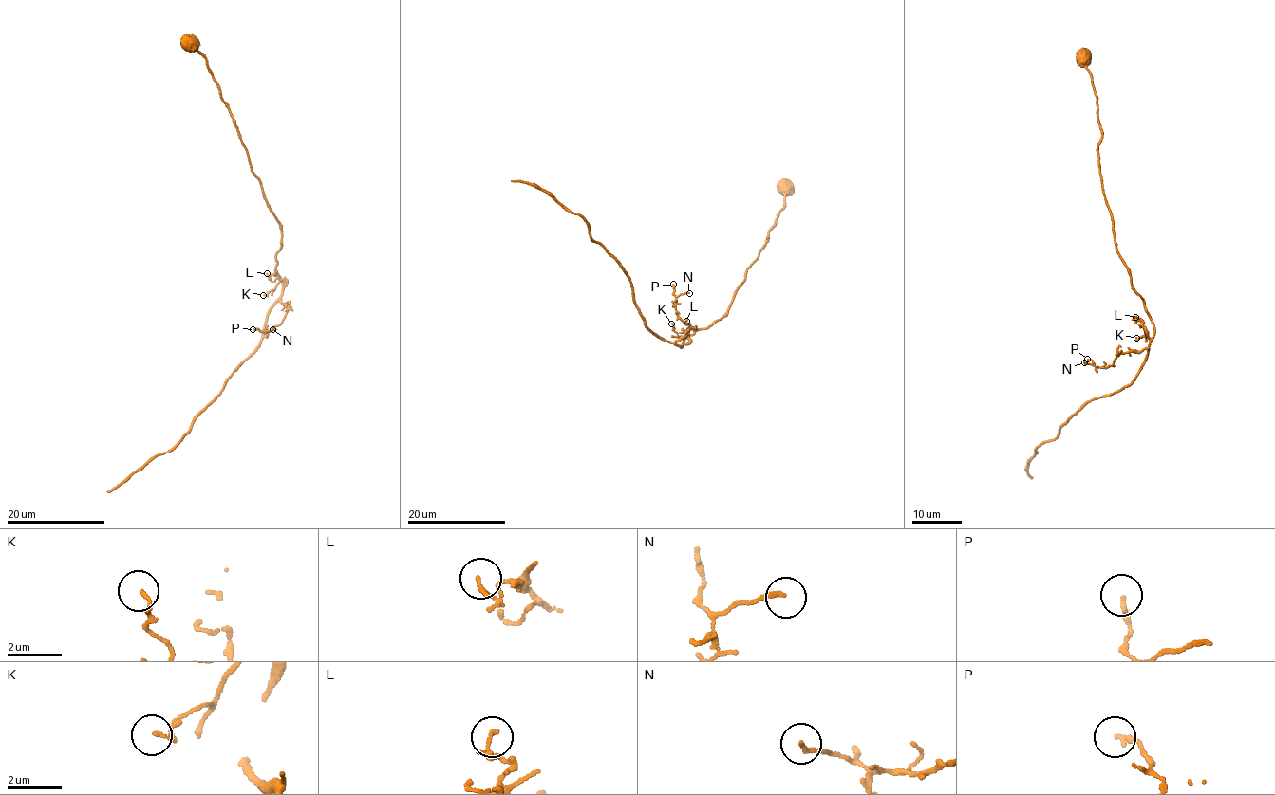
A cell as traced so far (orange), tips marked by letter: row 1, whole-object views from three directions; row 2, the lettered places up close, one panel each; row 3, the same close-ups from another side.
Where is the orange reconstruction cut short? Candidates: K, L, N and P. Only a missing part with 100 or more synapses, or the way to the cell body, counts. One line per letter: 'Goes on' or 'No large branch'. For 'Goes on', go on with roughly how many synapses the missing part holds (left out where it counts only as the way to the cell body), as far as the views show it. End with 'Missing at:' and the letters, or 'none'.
K: No large branch
L: No large branch
N: No large branch
P: No large branch
Missing at: none

